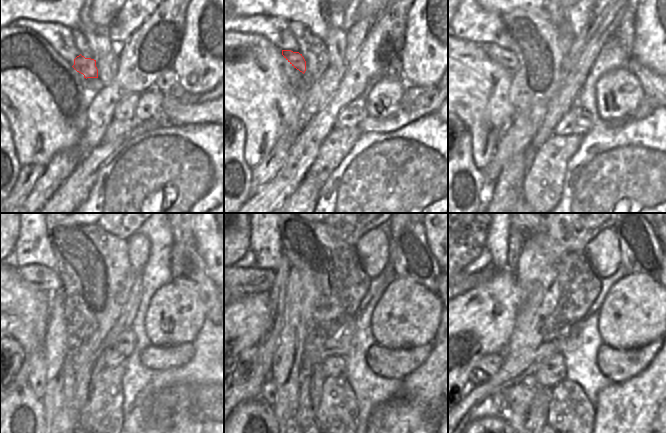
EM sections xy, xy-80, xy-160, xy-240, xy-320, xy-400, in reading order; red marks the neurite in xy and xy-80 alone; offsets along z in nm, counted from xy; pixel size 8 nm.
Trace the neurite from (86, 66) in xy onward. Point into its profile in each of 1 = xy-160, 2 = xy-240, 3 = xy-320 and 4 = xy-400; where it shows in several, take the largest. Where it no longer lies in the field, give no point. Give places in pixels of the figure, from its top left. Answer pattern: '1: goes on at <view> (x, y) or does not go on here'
1: goes on at xy-160 (503, 56)
2: goes on at xy-240 (41, 278)
3: goes on at xy-320 (244, 281)
4: goes on at xy-400 (468, 275)

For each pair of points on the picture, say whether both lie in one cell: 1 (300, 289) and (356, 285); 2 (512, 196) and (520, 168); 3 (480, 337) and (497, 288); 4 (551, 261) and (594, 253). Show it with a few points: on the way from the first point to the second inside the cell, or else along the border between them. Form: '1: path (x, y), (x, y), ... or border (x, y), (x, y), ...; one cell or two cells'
1: path (314, 289), (331, 289), (335, 285), (342, 285); one cell
2: path (512, 189), (513, 175); one cell
3: path (480, 325), (480, 321), (497, 300); one cell
4: border (595, 234), (586, 245), (585, 256), (599, 275); two cells

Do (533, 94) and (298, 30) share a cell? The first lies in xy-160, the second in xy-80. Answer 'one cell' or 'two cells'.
one cell

